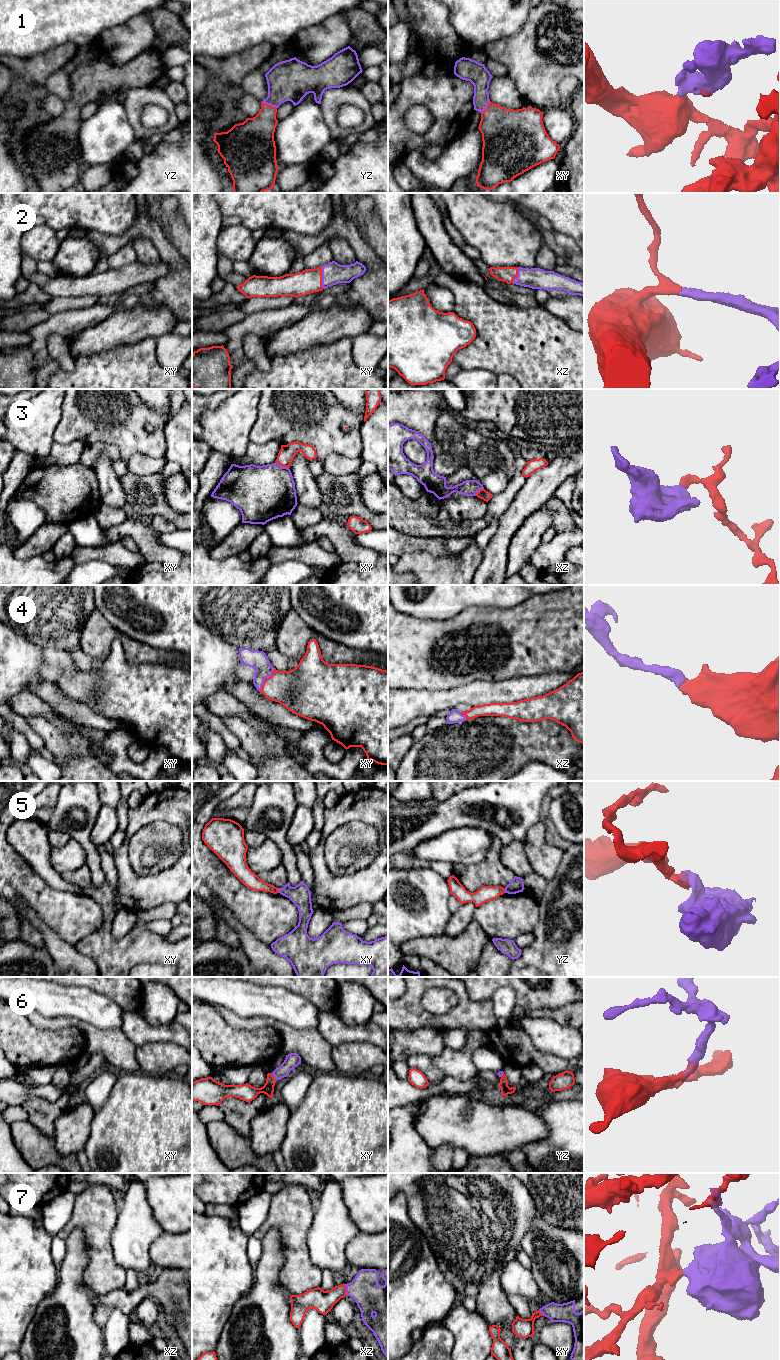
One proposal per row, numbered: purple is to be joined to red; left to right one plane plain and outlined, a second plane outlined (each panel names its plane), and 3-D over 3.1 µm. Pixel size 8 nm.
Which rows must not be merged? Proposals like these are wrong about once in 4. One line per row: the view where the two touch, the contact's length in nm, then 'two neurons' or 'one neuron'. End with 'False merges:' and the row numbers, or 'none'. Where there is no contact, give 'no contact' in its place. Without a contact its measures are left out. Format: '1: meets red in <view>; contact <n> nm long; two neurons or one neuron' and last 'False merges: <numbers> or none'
1: meets red in yz; contact 130 nm long; one neuron
2: meets red in xy; contact 180 nm long; one neuron
3: meets red in xy; contact 120 nm long; two neurons
4: meets red in xy; contact 220 nm long; one neuron
5: meets red in xy; contact 40 nm long; two neurons
6: meets red in xy; contact 70 nm long; one neuron
7: meets red in xz; contact 100 nm long; one neuron
False merges: 3, 5

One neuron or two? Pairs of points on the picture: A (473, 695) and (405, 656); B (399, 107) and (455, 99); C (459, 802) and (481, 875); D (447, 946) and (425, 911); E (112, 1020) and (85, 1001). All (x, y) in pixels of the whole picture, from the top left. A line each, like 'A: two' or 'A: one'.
A: two
B: one
C: two
D: two
E: one

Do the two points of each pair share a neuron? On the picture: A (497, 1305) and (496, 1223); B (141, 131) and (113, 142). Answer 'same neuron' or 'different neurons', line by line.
A: same neuron
B: different neurons

